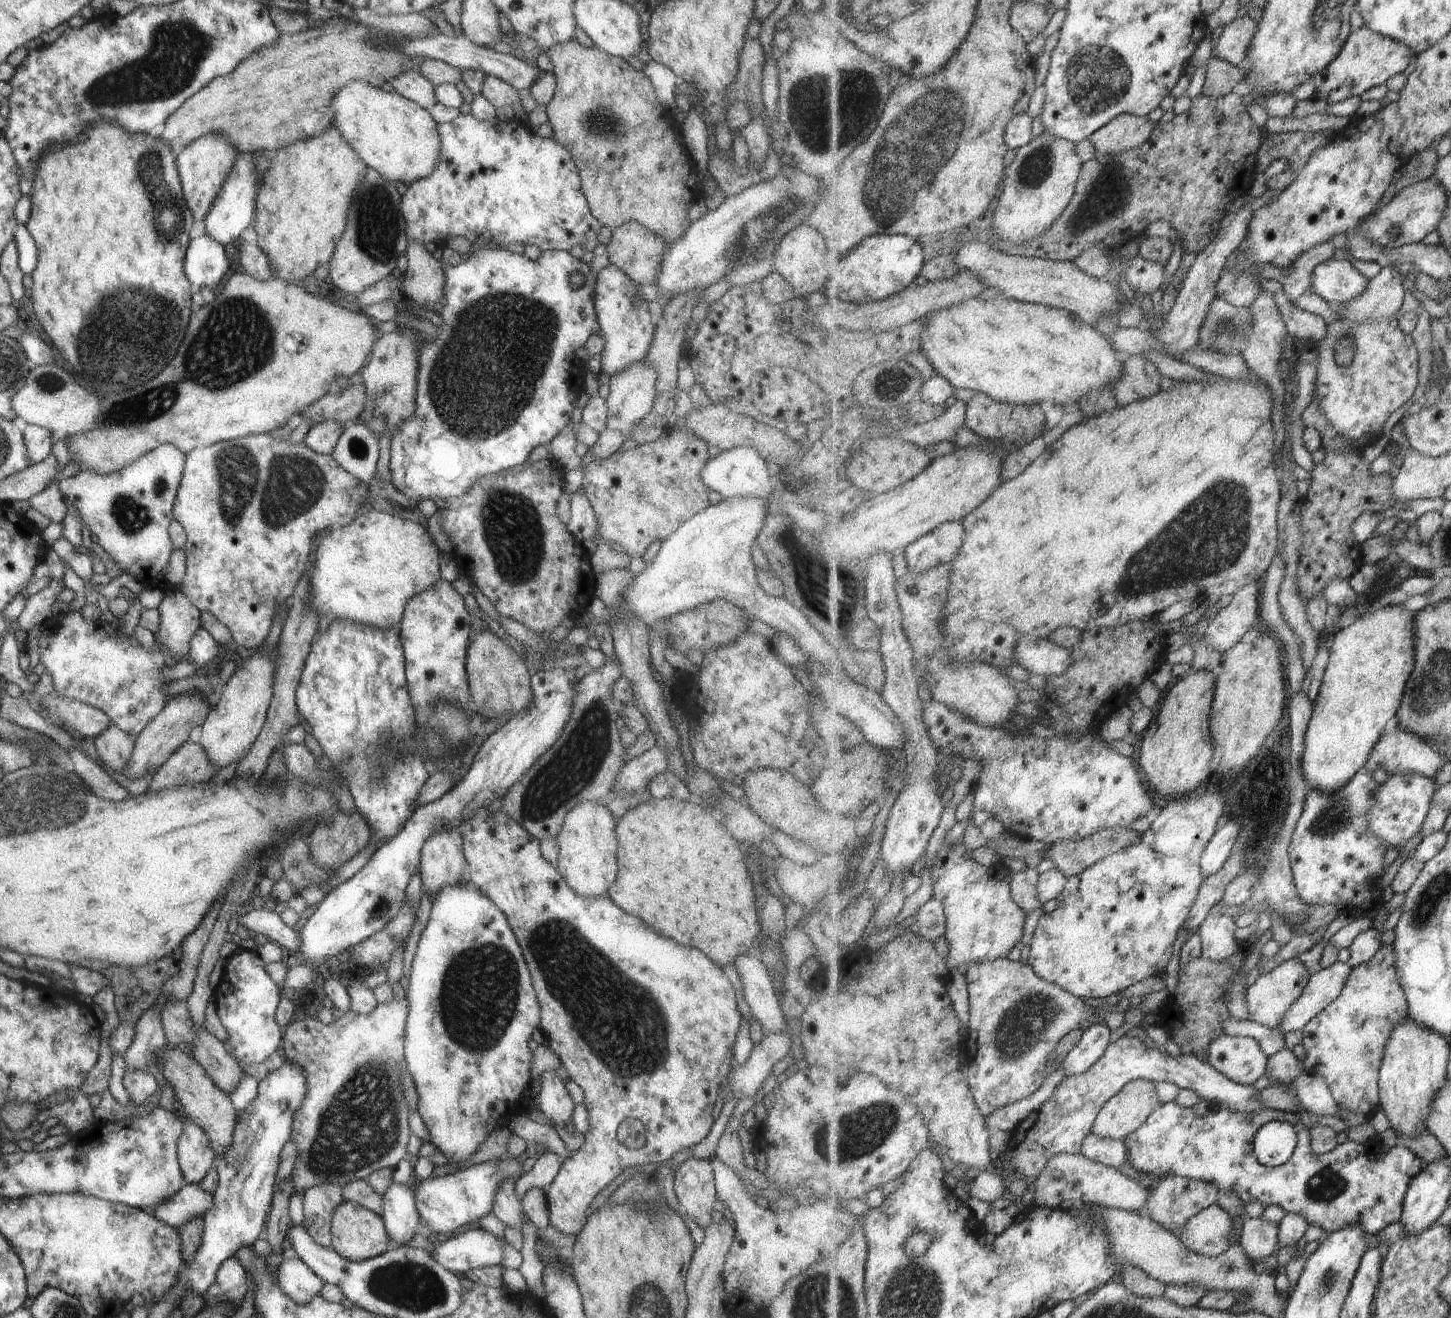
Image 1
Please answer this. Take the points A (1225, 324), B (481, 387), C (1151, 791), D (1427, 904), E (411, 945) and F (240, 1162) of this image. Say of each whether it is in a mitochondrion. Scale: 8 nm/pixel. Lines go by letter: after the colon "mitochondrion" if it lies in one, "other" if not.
A: mitochondrion
B: mitochondrion
C: other
D: mitochondrion
E: other
F: mitochondrion

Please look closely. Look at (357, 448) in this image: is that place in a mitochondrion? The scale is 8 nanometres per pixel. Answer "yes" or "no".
yes

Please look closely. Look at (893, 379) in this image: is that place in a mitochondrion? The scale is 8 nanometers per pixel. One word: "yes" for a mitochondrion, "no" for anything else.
yes

